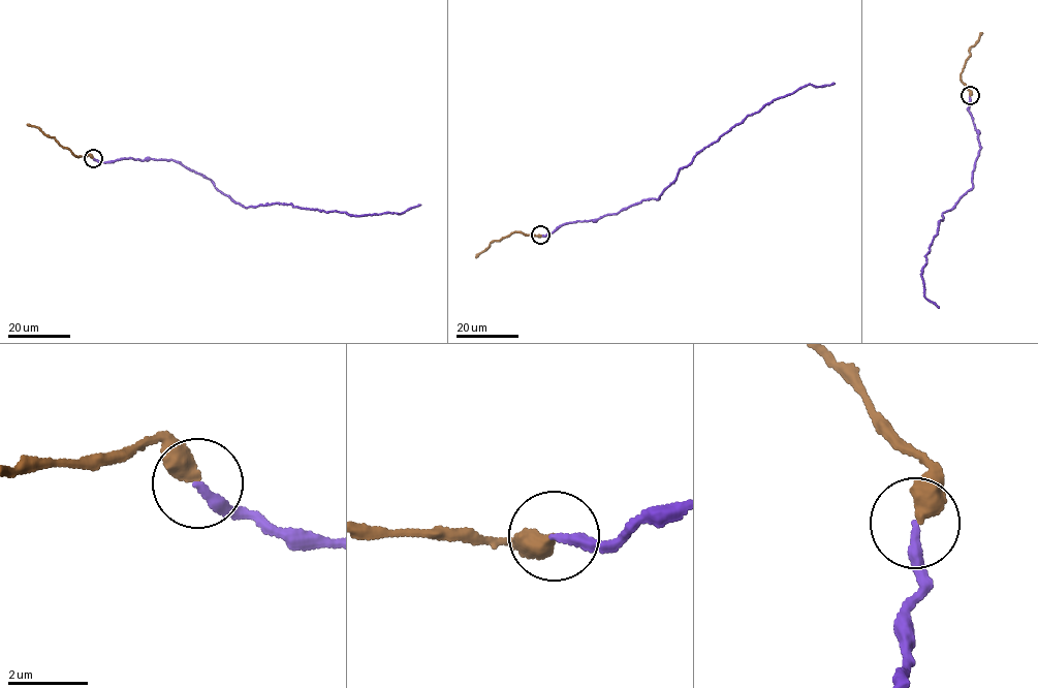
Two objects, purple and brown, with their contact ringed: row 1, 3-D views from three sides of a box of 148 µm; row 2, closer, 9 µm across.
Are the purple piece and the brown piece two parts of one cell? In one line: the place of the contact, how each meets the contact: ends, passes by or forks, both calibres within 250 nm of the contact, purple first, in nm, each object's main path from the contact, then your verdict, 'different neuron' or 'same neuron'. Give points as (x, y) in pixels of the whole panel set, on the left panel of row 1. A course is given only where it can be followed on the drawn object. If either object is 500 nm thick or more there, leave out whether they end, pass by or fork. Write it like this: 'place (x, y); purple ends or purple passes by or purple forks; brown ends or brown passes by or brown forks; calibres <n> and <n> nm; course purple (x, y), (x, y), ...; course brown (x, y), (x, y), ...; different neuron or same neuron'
place (93, 158); purple ends; brown ends; calibres 260 and 480 nm; course purple (92, 158), (102, 162), (171, 159), (203, 175), (244, 208), (279, 202), (358, 216), (396, 213), (420, 205); course brown (92, 158), (74, 155), (54, 137), (27, 124); same neuron

